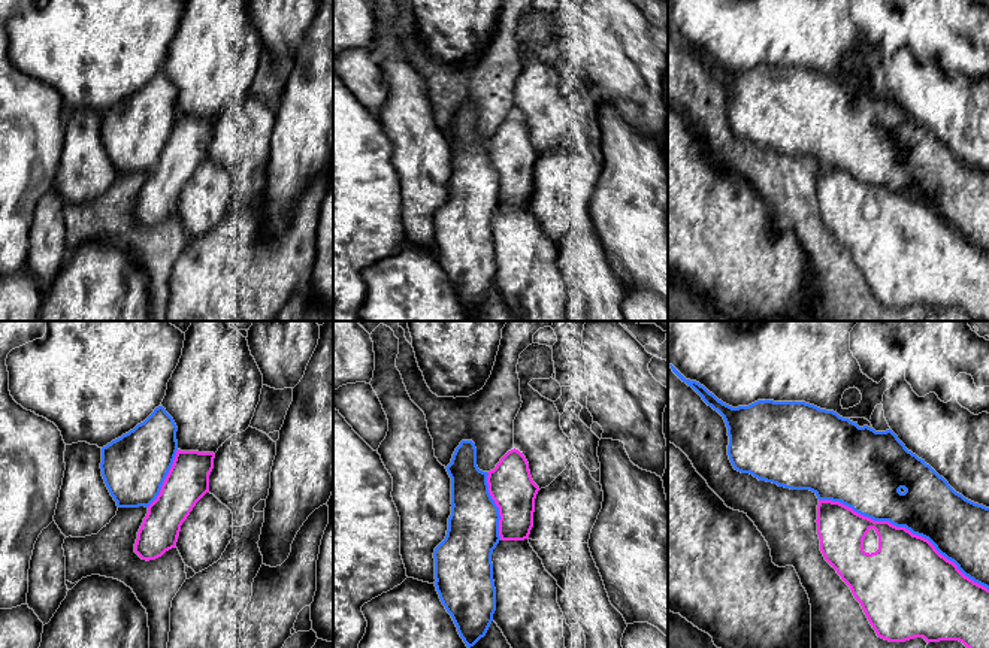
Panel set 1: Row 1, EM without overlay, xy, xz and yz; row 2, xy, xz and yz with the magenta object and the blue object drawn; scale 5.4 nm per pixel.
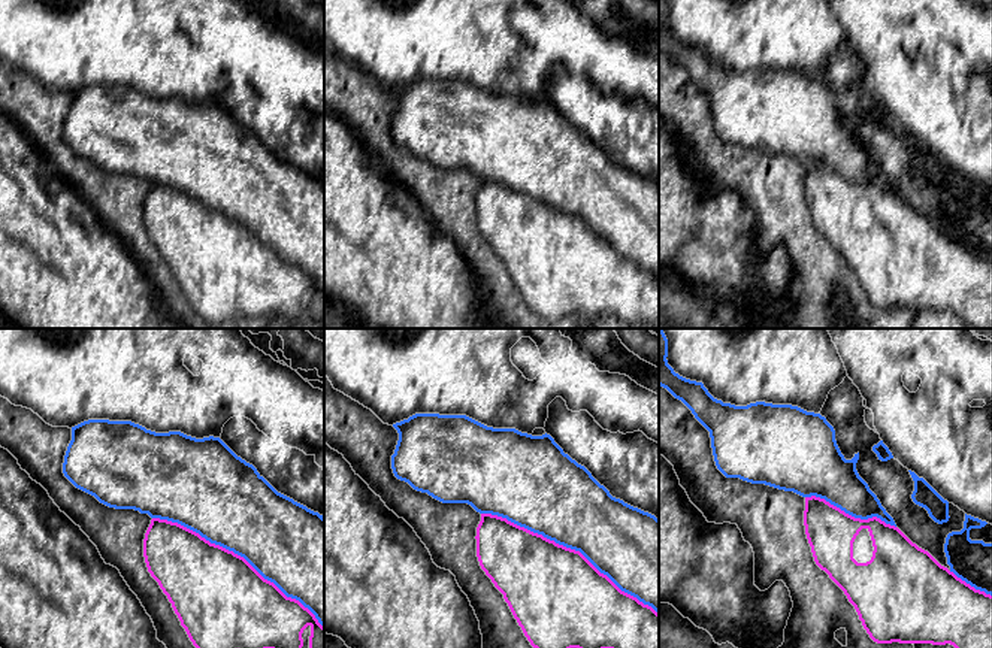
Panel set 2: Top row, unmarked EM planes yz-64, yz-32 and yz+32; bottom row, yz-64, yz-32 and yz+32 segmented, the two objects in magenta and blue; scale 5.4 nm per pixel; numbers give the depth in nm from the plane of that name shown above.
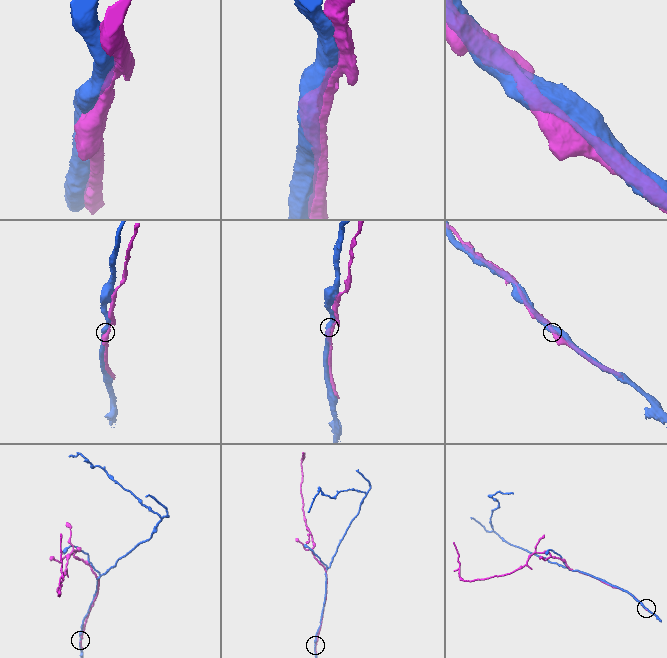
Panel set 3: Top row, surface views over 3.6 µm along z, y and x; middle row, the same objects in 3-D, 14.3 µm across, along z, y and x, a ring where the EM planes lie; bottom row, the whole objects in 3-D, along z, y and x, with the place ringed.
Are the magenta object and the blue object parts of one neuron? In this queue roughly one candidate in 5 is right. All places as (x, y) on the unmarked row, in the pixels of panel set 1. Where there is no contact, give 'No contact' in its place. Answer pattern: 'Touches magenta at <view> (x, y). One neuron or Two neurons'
Touches magenta at yz (904, 193). Two neurons

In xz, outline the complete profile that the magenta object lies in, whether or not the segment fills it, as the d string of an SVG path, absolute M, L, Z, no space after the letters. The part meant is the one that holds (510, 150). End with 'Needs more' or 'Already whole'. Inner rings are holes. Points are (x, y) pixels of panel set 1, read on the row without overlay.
M514 113L487 139L489 158L499 173L500 206L527 205L539 152L530 142L526 122Z. Already whole

